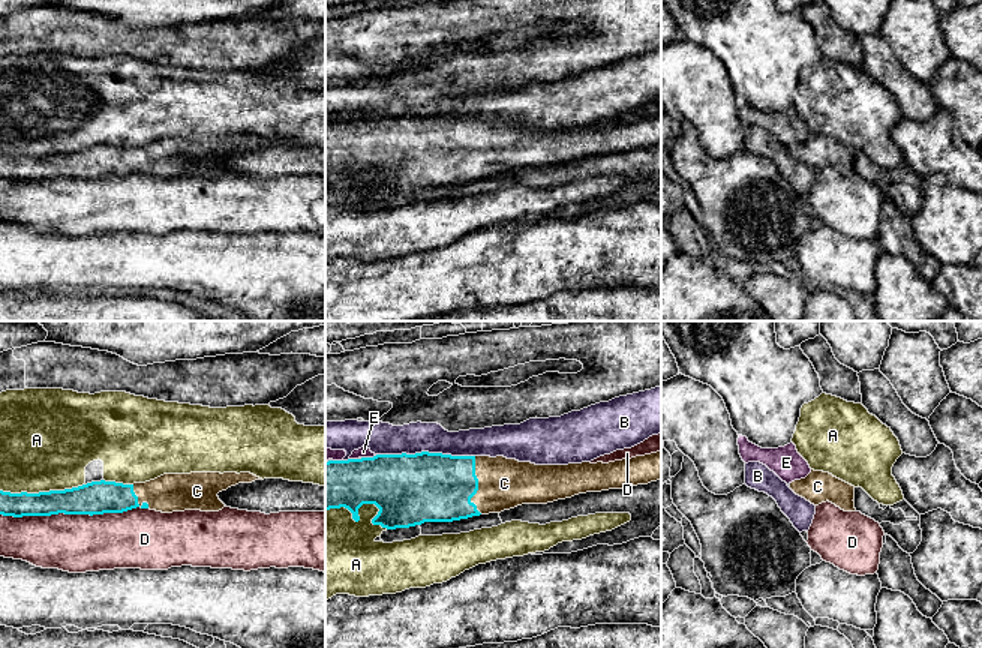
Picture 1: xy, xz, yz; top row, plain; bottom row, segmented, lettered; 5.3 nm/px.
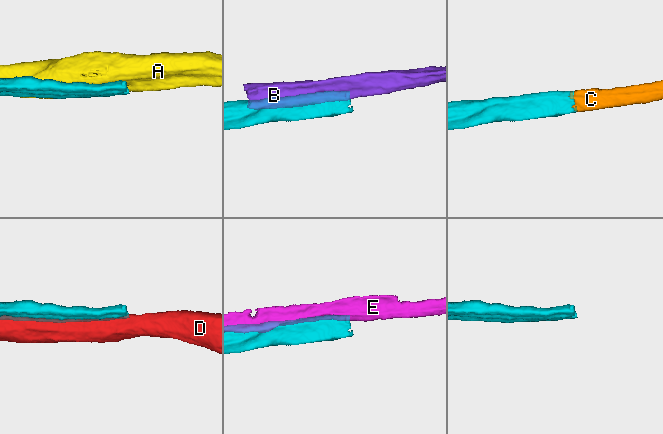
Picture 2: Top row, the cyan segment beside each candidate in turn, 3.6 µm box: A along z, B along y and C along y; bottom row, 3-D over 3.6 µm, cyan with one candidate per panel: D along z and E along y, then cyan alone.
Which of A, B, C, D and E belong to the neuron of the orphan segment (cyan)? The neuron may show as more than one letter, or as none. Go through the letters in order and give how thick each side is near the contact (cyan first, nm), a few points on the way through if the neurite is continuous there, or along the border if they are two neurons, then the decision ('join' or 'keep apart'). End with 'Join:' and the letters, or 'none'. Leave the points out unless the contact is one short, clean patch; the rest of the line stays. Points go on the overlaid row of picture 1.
A: calibres 360 and 360 nm; keep apart
B: calibres 380 and 180 nm; keep apart
C: calibres 360 and 280 nm; way xz (431, 486), (477, 485), (504, 483); join
D: calibres 180 and 320 nm; keep apart
E: calibres 360 and 60 nm; keep apart
Join: C

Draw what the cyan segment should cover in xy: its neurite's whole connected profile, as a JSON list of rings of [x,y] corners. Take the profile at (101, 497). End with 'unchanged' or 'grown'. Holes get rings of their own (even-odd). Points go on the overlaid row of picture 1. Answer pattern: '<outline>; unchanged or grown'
[[[250,472],[163,474],[145,483],[91,482],[64,490],[10,494],[0,490],[3,516],[103,514],[136,507],[162,513],[219,512],[225,504],[217,494],[238,483],[262,480]]]; grown

